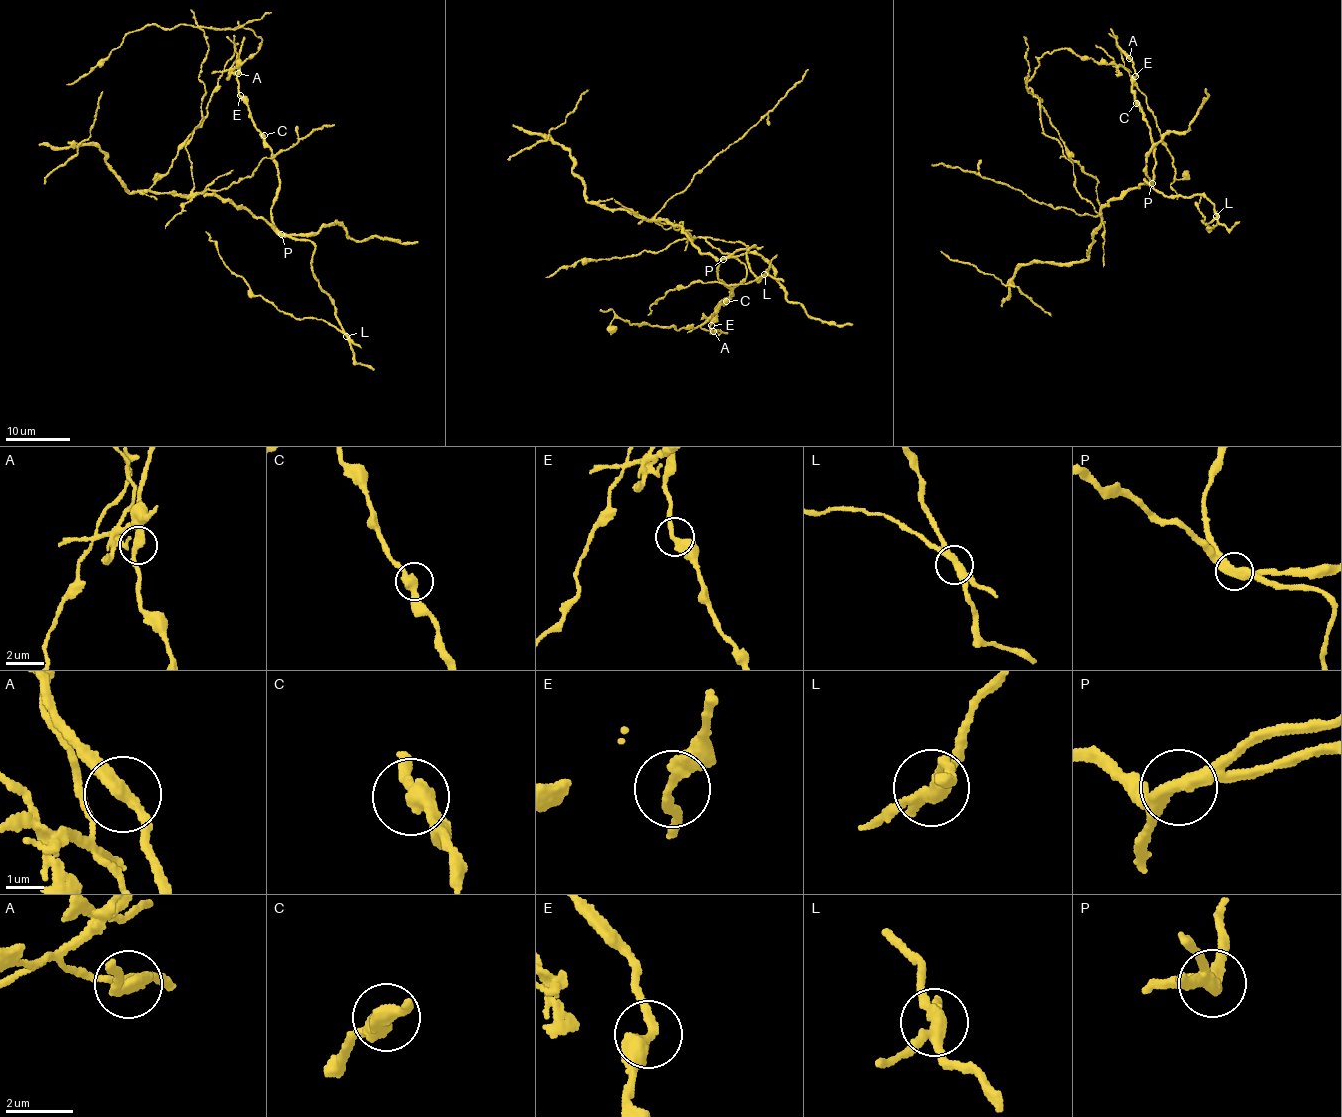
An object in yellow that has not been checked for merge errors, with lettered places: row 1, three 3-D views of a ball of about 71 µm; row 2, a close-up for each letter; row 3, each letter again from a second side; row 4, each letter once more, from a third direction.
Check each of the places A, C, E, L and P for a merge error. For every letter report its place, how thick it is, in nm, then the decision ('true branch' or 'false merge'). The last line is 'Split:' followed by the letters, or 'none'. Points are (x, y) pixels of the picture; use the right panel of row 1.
A: (1129, 58) | 360 nm | true branch
C: (1136, 103) | 400 nm | true branch
E: (1135, 76) | 280 nm | true branch
L: (1216, 216) | 320 nm | false merge
P: (1152, 183) | 420 nm | false merge
Split: L, P

